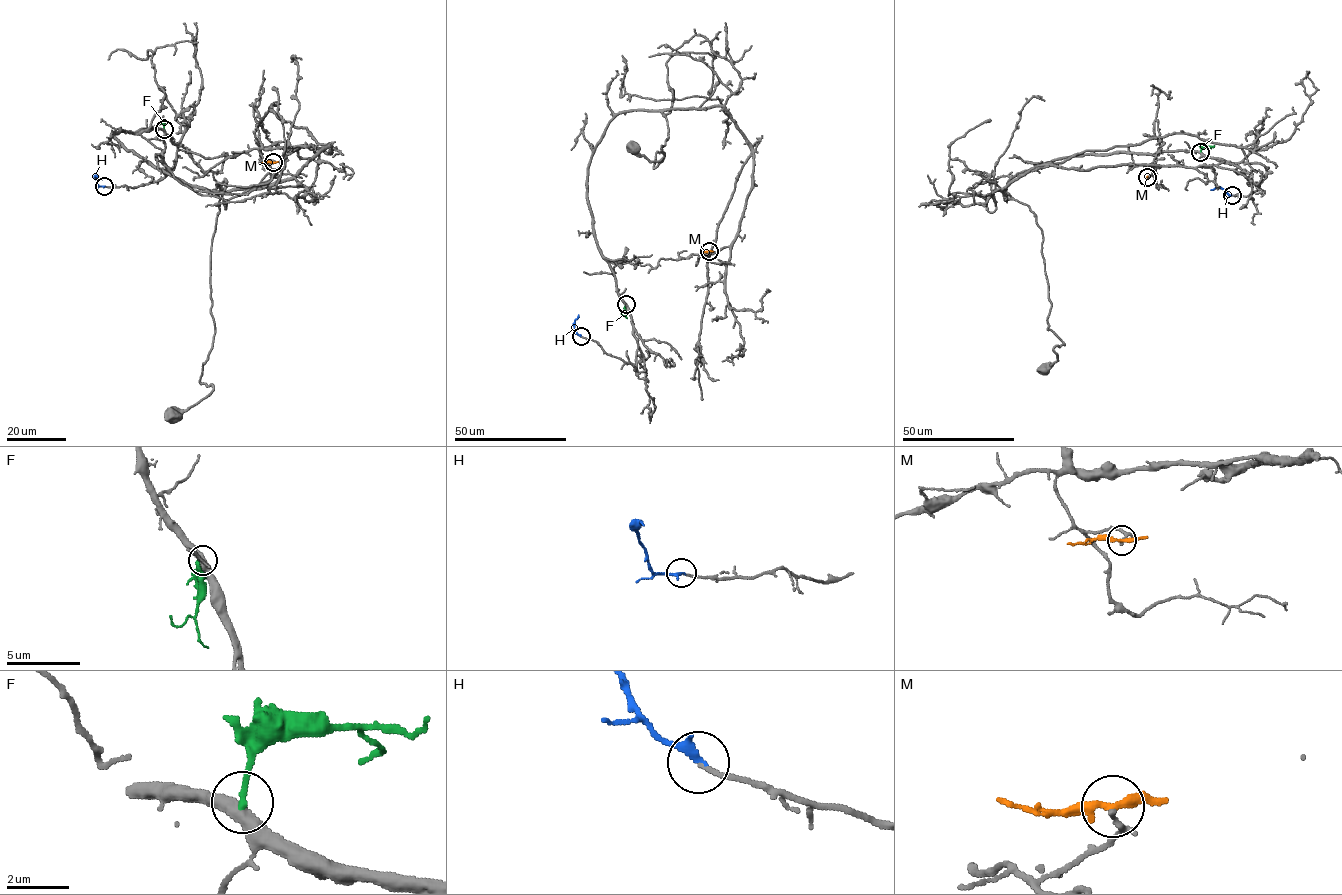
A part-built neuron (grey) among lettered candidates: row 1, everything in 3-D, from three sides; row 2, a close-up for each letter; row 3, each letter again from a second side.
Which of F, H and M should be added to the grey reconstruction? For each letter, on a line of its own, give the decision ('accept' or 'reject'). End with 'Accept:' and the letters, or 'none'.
F: reject
H: accept
M: reject
Accept: H

